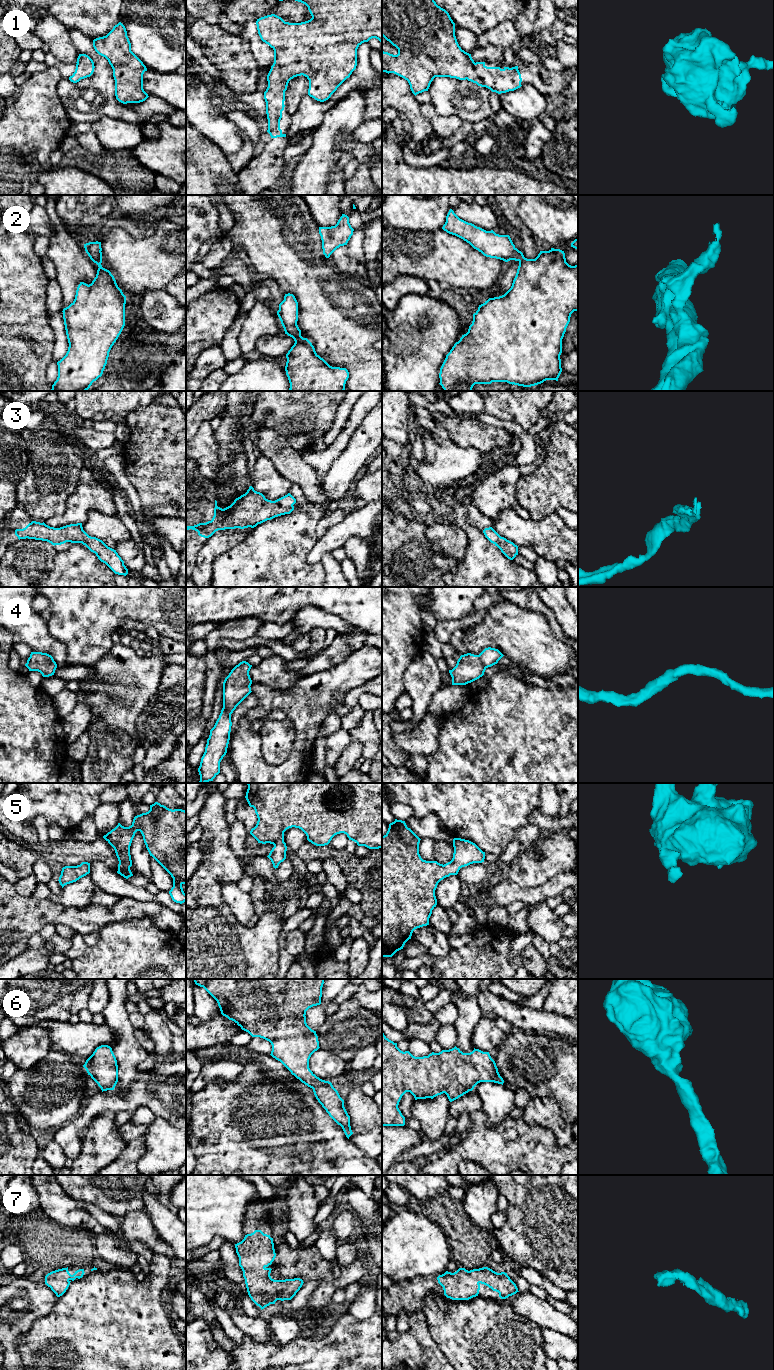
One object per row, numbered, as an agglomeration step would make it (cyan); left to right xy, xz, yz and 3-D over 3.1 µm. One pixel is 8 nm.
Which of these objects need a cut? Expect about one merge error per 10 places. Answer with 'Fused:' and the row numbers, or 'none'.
Fused: none

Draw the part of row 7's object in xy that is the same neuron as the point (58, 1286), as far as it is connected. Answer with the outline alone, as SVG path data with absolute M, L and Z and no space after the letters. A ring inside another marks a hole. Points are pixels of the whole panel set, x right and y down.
M68 1267L58 1269L45 1276L45 1284L51 1288L57 1297L60 1297L68 1289L70 1282L74 1281L76 1278L82 1278L84 1273L84 1269L79 1269L71 1275L68 1271Z

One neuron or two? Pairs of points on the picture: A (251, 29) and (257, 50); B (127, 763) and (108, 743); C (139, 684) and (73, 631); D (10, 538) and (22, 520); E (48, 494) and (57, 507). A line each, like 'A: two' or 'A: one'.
A: one
B: one
C: two
D: one
E: one

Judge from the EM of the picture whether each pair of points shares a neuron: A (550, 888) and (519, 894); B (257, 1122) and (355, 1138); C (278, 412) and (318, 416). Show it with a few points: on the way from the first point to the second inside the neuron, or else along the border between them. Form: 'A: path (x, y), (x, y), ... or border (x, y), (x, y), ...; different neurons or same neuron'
A: path (542, 892), (539, 894), (527, 894); same neuron
B: border (348, 1139), (366, 1155); different neurons
C: path (288, 412), (308, 412); same neuron

